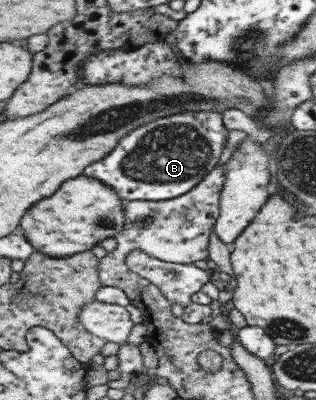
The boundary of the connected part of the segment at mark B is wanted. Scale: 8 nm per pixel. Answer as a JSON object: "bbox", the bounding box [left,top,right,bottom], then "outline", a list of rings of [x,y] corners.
{"bbox":[83,112,229,203],"outline":[[[184,112],[166,118],[159,118],[141,125],[124,138],[105,158],[87,166],[83,175],[99,179],[117,190],[123,201],[131,203],[137,200],[167,201],[182,197],[193,190],[217,166],[223,156],[223,148],[229,140],[229,130],[223,122],[222,112],[198,113]]]}

